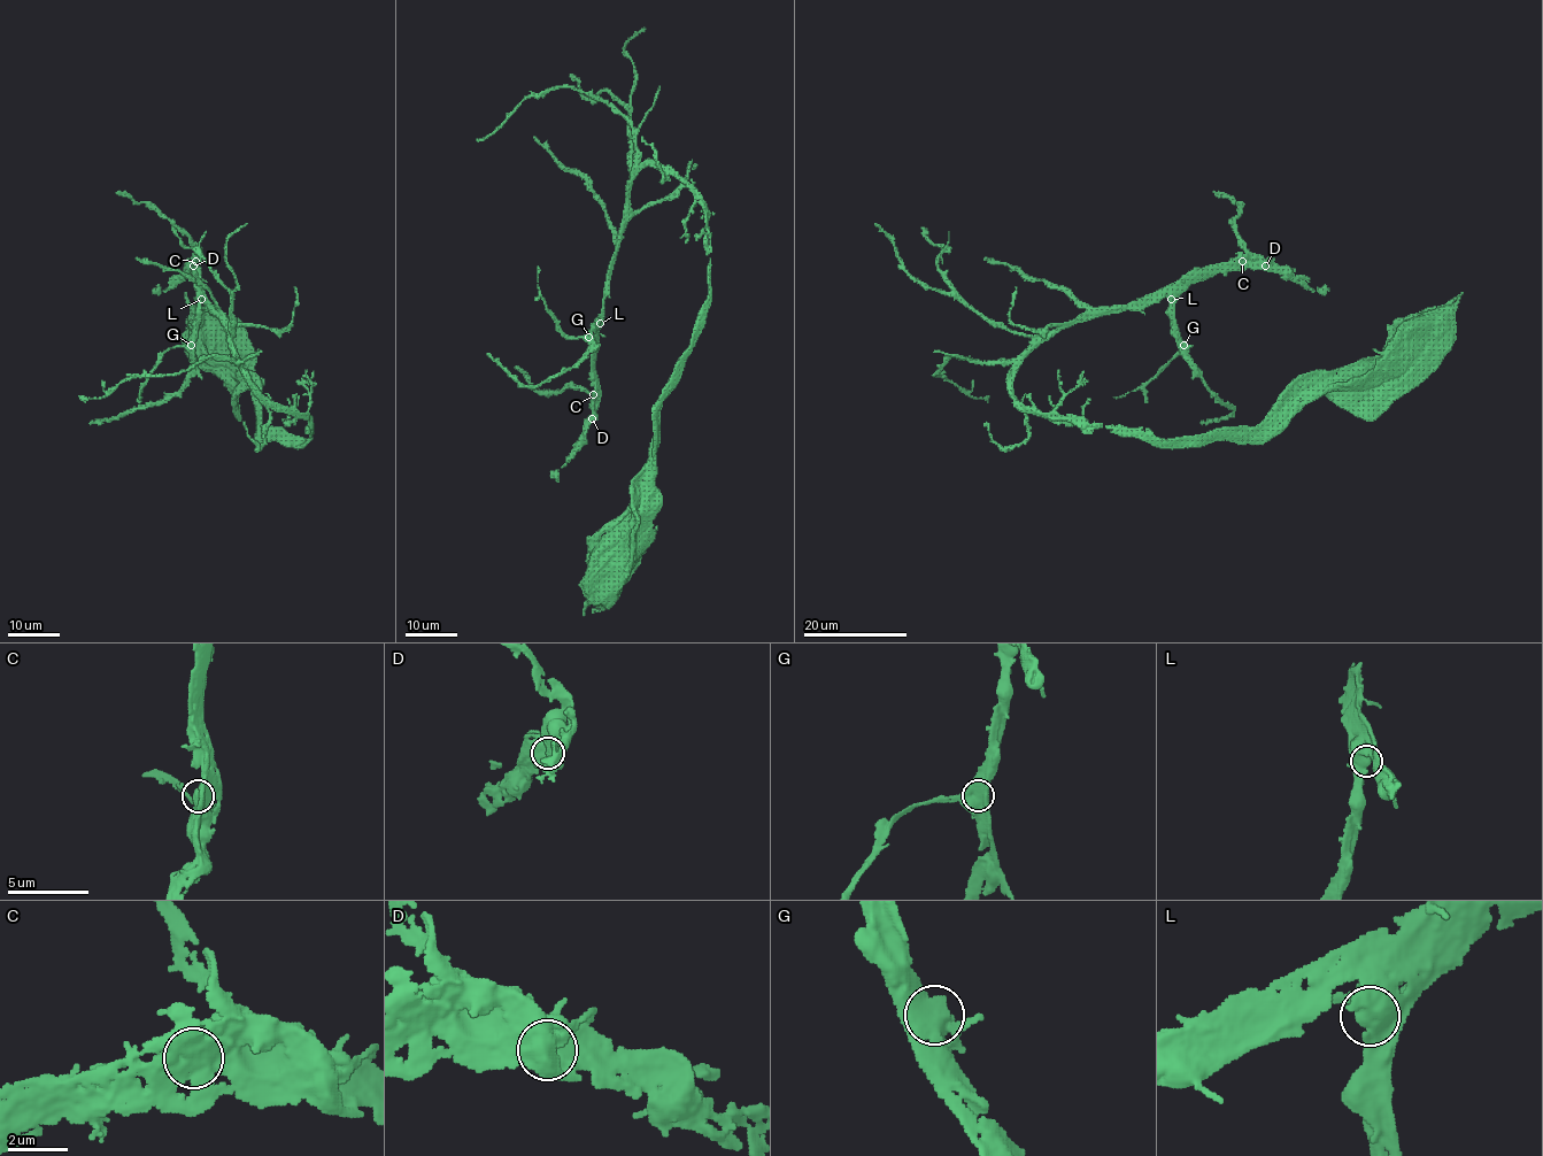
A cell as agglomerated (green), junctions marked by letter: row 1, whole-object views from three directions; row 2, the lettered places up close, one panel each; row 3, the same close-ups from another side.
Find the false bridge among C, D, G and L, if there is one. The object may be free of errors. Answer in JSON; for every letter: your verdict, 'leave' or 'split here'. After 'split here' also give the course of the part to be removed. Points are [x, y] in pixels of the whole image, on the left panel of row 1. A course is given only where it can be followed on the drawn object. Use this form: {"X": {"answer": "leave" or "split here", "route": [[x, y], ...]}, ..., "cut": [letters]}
{"C": {"answer": "leave"}, "D": {"answer": "leave"}, "G": {"answer": "leave"}, "L": {"answer": "leave"}, "cut": []}

